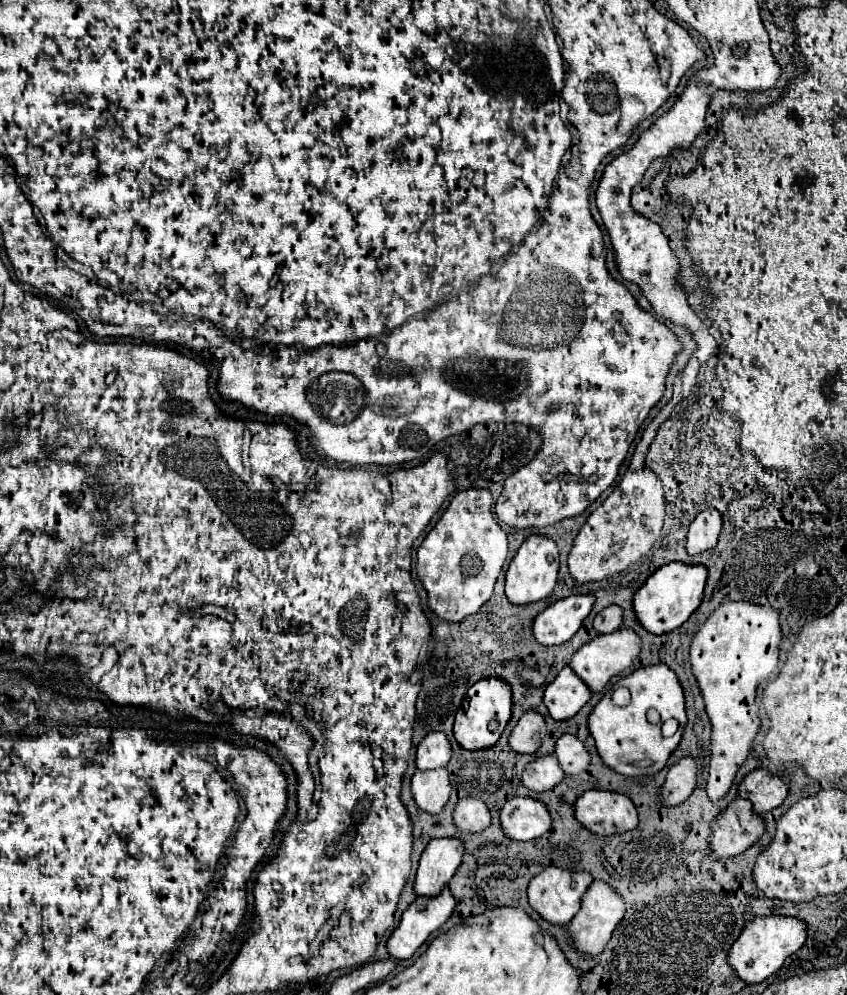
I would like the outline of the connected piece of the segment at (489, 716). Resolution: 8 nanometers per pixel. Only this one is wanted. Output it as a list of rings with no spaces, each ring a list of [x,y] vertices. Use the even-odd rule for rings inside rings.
[[[486,677],[486,681],[476,681],[468,689],[468,711],[462,709],[460,713],[456,713],[454,737],[464,749],[492,747],[492,745],[496,745],[502,731],[506,729],[510,717],[512,717],[510,685],[506,685],[506,681],[498,681],[498,677],[494,677],[494,679]]]

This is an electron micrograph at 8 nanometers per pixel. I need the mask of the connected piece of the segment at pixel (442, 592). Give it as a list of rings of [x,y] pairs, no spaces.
[[[488,489],[458,491],[438,523],[418,547],[416,575],[428,591],[430,609],[446,621],[462,621],[476,613],[492,595],[494,583],[508,555],[508,539],[490,511]]]

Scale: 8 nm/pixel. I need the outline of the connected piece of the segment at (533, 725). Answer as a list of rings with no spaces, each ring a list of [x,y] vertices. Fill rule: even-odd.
[[[526,711],[510,735],[510,747],[518,753],[534,753],[546,735],[546,719],[538,711]]]

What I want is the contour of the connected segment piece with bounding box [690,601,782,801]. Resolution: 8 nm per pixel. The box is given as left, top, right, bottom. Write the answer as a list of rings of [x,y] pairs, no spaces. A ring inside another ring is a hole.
[[[748,601],[722,603],[694,635],[690,663],[712,723],[710,771],[706,783],[706,793],[712,801],[720,801],[730,791],[736,771],[754,747],[754,739],[760,731],[760,709],[754,701],[756,687],[776,671],[780,643],[782,631],[776,609]]]

